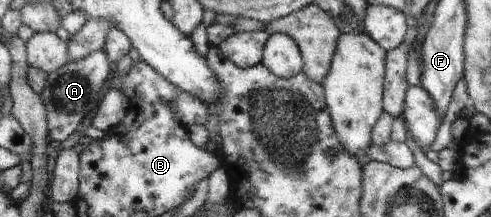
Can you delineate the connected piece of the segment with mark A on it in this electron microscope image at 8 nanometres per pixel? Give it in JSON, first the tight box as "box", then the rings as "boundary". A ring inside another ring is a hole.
{"box":[41,50,112,143],"boundary":[[[106,50],[92,52],[76,62],[68,62],[56,72],[48,73],[46,88],[42,90],[41,96],[47,110],[47,121],[50,124],[48,136],[50,140],[60,143],[68,140],[70,136],[80,128],[82,120],[97,112],[100,108],[104,95],[104,86],[112,76],[112,61],[108,58]]]}

